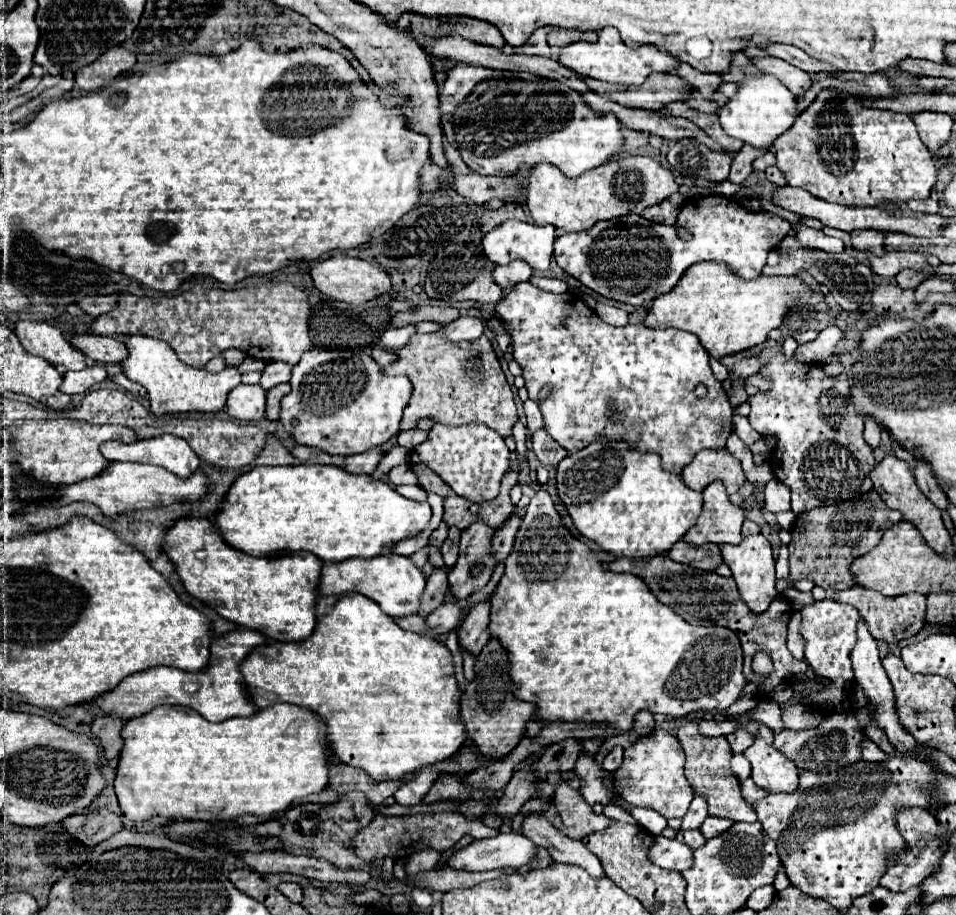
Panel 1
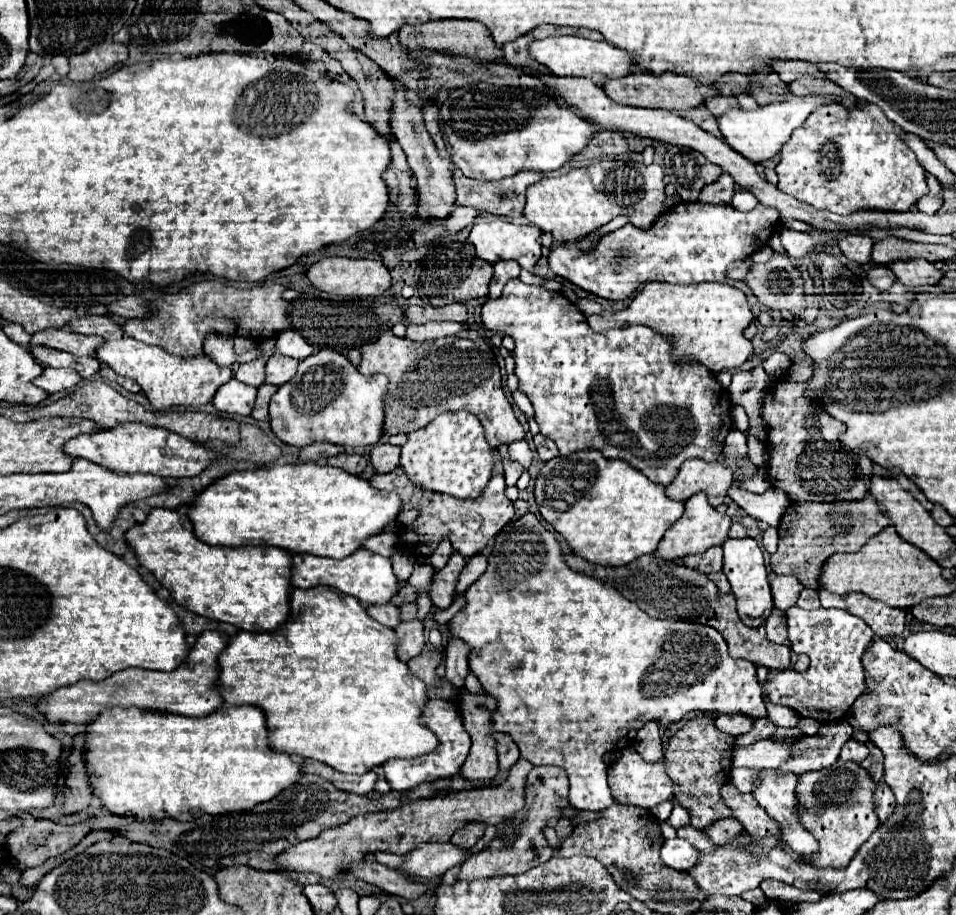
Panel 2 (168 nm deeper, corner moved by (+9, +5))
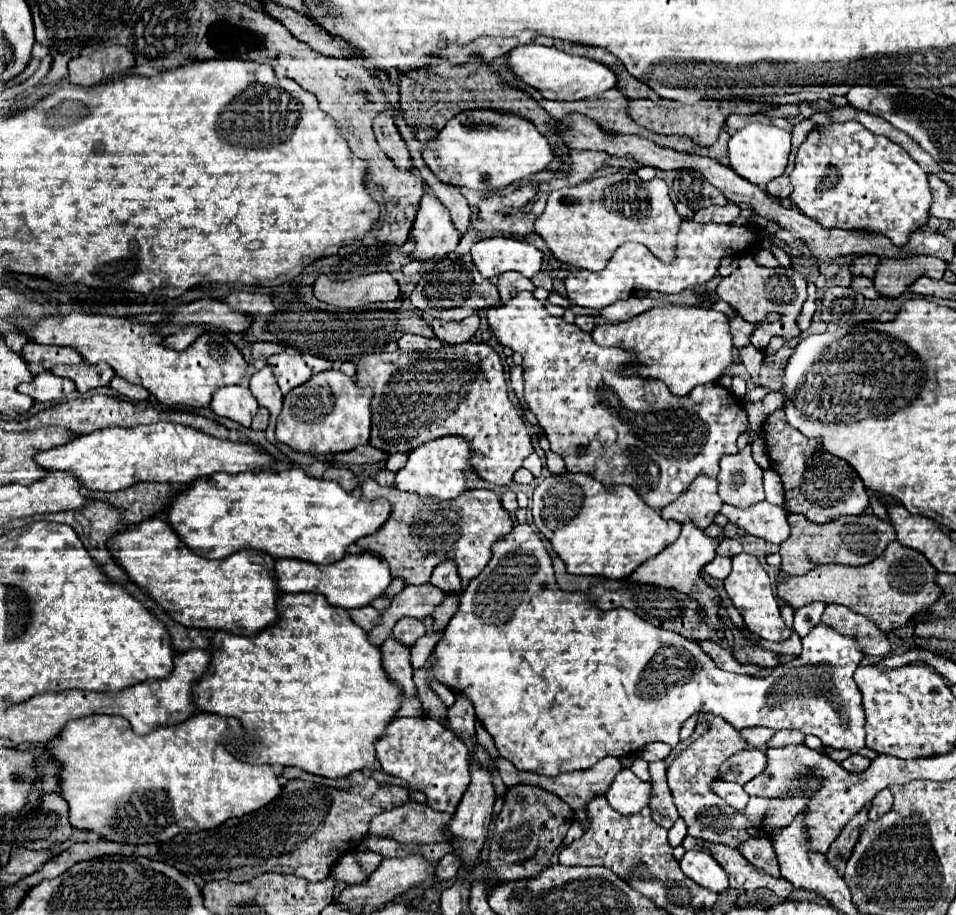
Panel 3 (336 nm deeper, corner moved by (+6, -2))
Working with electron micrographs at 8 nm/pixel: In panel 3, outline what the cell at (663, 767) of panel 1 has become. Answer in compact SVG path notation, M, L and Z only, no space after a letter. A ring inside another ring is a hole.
M621 769L617 779L613 779L613 787L609 789L609 795L605 797L615 811L631 815L649 805L651 783L635 777L631 769Z

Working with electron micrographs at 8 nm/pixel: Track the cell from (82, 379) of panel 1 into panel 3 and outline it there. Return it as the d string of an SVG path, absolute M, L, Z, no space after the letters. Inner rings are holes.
M51 371L37 375L31 383L23 383L17 391L33 397L35 401L55 401L75 391L75 383L67 377L55 377Z

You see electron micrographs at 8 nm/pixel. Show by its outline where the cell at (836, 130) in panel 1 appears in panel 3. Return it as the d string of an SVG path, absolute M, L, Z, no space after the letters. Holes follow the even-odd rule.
M857 121L815 125L797 151L795 169L791 171L789 179L793 185L789 195L791 201L801 213L817 219L823 227L877 231L887 235L895 245L905 245L909 233L927 223L933 201L927 185L927 173L909 157L909 153L887 137L867 131Z

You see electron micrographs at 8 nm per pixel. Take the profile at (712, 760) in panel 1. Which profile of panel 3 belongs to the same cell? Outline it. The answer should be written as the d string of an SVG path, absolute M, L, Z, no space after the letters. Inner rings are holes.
M715 717L711 721L711 727L695 739L685 751L681 751L671 767L667 769L667 783L671 789L671 795L675 799L679 815L685 819L689 827L689 835L721 843L727 847L737 847L741 839L749 839L753 835L757 837L769 837L777 829L791 823L793 815L797 811L803 811L807 805L807 799L813 797L813 793L823 785L823 779L817 775L799 775L793 783L799 787L799 795L787 795L787 797L775 797L775 799L753 799L749 801L745 813L733 811L721 797L717 797L711 790L712 783L718 778L719 767L725 759L729 759L733 753L739 753L747 747L747 743L737 735L737 729L725 723L721 717Z

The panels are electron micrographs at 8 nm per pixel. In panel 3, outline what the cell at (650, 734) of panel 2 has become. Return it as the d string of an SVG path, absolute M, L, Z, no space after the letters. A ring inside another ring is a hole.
M653 761L649 763L649 773L653 779L653 799L649 803L651 809L651 817L665 829L671 829L675 819L679 817L677 807L673 803L671 791L667 787L667 779L665 779L665 763L663 761Z

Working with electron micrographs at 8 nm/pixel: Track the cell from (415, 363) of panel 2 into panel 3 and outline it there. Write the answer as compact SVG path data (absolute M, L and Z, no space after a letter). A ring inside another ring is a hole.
M445 343L439 351L423 353L369 353L363 355L357 363L355 383L359 387L373 387L373 429L369 443L385 453L409 453L413 447L427 443L429 439L453 433L463 435L465 439L469 439L473 449L471 467L479 473L479 477L495 485L509 485L513 481L515 469L519 469L521 461L533 453L531 435L521 415L507 397L507 383L501 359L487 343Z

